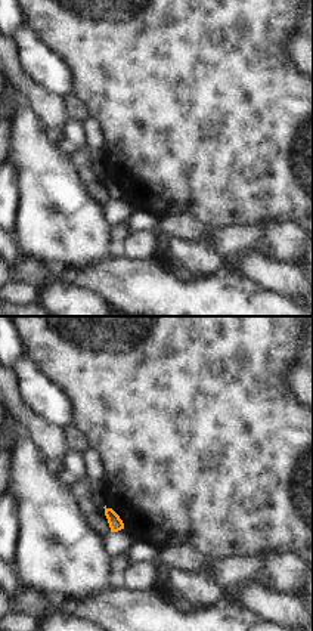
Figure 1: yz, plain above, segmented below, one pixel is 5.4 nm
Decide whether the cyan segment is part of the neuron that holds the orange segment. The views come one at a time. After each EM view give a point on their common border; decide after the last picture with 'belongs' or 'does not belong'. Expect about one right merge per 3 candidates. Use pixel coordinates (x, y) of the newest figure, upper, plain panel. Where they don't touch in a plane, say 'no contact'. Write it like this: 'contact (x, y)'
no contact

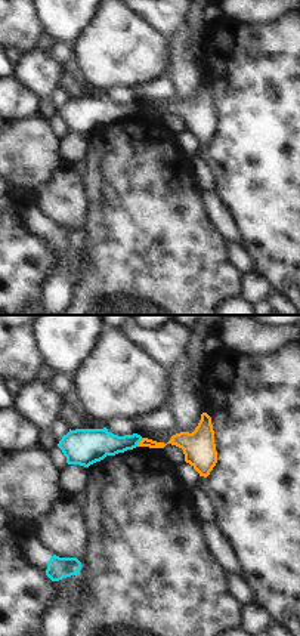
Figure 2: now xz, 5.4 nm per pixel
contact (139, 111)

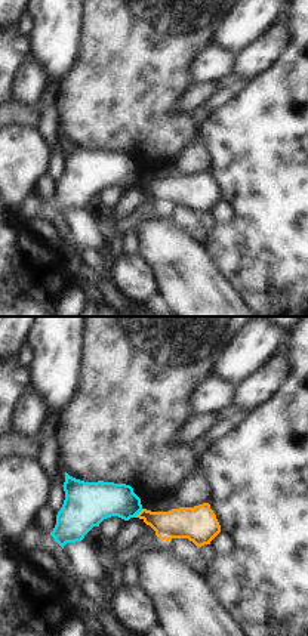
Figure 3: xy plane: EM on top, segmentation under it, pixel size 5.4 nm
contact (139, 181)

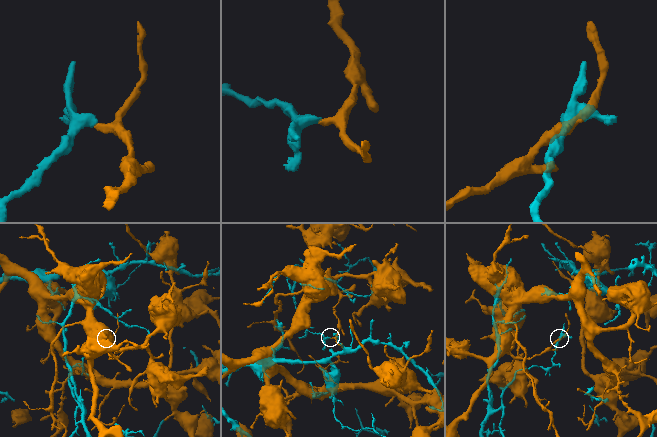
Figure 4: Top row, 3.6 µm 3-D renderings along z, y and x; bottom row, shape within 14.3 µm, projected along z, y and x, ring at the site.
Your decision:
does not belong

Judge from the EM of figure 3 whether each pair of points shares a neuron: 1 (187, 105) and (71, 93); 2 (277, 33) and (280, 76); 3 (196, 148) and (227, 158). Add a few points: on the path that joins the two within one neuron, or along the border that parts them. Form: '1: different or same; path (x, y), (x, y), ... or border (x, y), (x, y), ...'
1: different; border (194, 85), (176, 104), (178, 114)
2: different; border (288, 24), (288, 45), (282, 53), (250, 79)
3: different; border (199, 141), (208, 157), (208, 170)

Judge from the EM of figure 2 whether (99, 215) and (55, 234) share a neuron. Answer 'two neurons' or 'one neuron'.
two neurons

